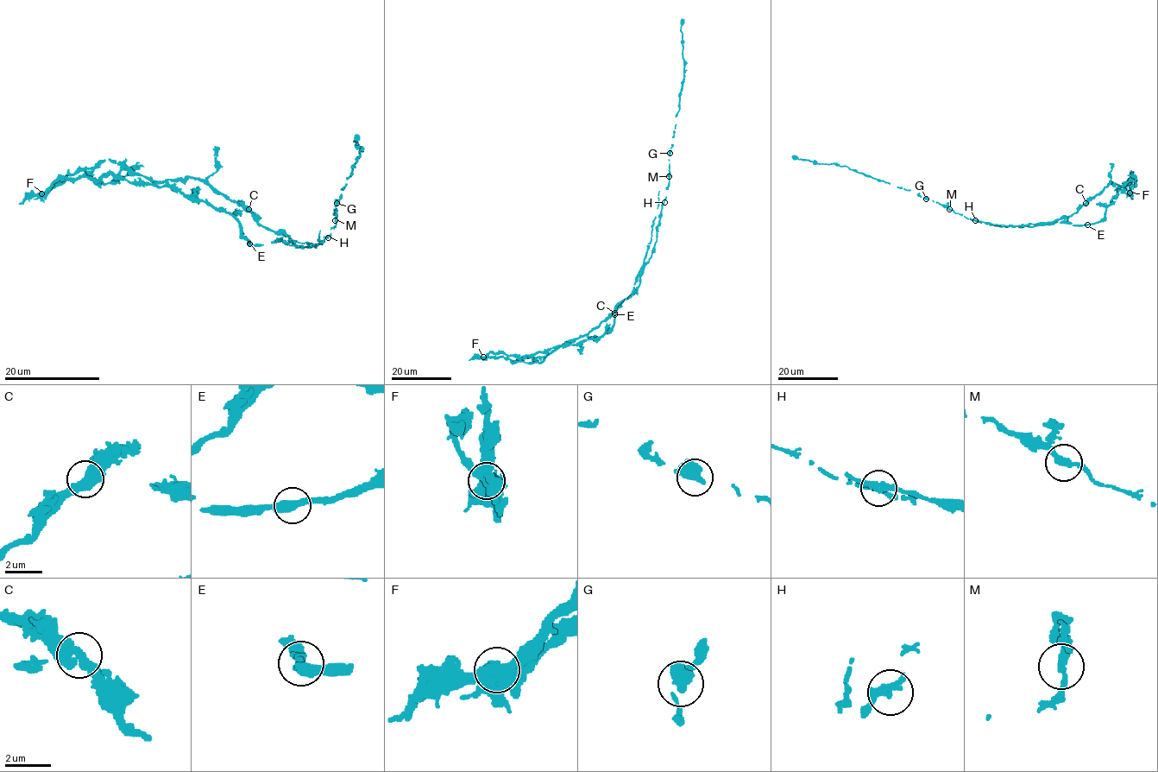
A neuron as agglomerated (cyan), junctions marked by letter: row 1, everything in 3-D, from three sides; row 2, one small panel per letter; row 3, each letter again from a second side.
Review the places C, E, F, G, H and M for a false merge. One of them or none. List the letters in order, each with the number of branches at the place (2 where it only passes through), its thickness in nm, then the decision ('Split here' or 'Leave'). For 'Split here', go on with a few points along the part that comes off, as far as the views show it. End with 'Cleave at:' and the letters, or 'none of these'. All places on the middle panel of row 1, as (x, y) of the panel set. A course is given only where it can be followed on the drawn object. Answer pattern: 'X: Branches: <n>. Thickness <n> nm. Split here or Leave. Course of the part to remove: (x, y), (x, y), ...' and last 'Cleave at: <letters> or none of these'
C: Branches: 2. Thickness 440 nm. Leave
E: Branches: 2. Thickness 400 nm. Leave
F: Branches: 2. Thickness 550 nm. Split here. Course of the part to remove: (483, 357), (492, 351), (530, 356), (599, 339), (607, 332), (615, 307), (631, 294), (644, 262), (659, 191)
G: Branches: 1. Thickness 700 nm. Leave
H: Branches: 2. Thickness 220 nm. Leave
M: Branches: 2. Thickness 280 nm. Leave
Cleave at: F

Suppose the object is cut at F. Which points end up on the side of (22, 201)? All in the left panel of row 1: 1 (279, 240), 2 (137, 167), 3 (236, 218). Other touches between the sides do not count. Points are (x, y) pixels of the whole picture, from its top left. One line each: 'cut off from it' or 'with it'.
1: with it
2: cut off from it
3: with it

